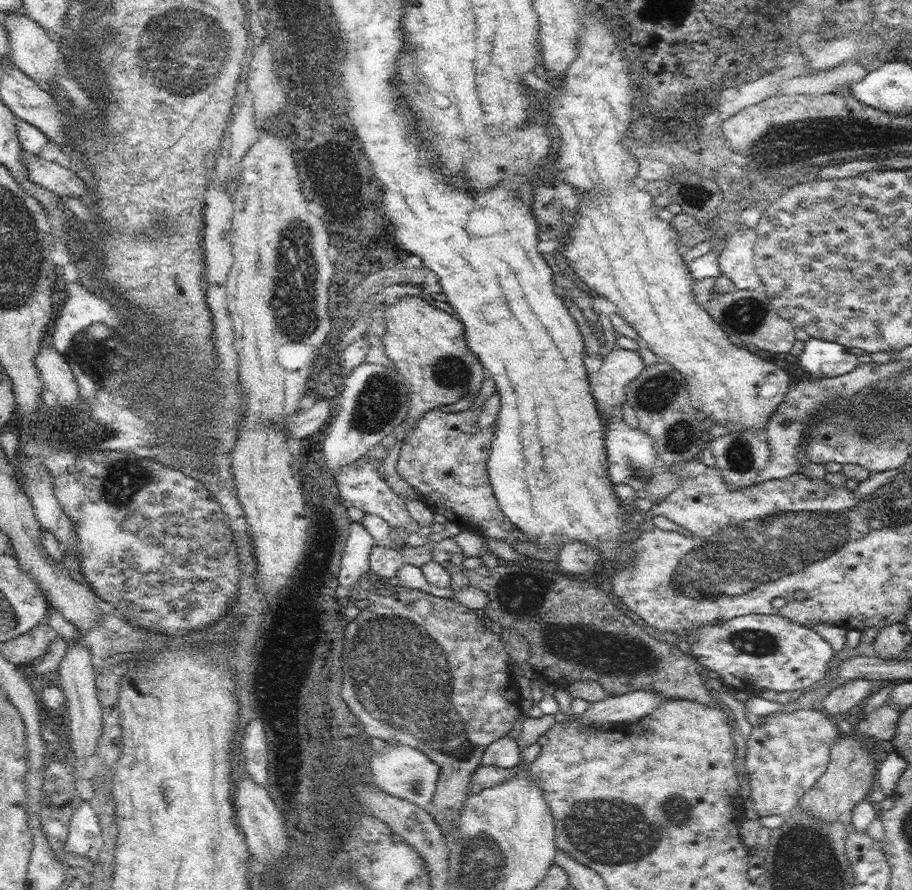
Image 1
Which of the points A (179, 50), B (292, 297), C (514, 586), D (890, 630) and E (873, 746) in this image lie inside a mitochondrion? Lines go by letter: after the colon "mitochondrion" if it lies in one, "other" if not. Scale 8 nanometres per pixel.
A: mitochondrion
B: mitochondrion
C: mitochondrion
D: other
E: other

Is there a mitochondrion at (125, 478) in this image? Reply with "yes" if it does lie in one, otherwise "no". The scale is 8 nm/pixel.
yes

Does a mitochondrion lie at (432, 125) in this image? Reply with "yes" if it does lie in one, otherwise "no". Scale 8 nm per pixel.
yes

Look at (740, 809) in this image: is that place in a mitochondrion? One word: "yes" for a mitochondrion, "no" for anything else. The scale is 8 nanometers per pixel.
no

